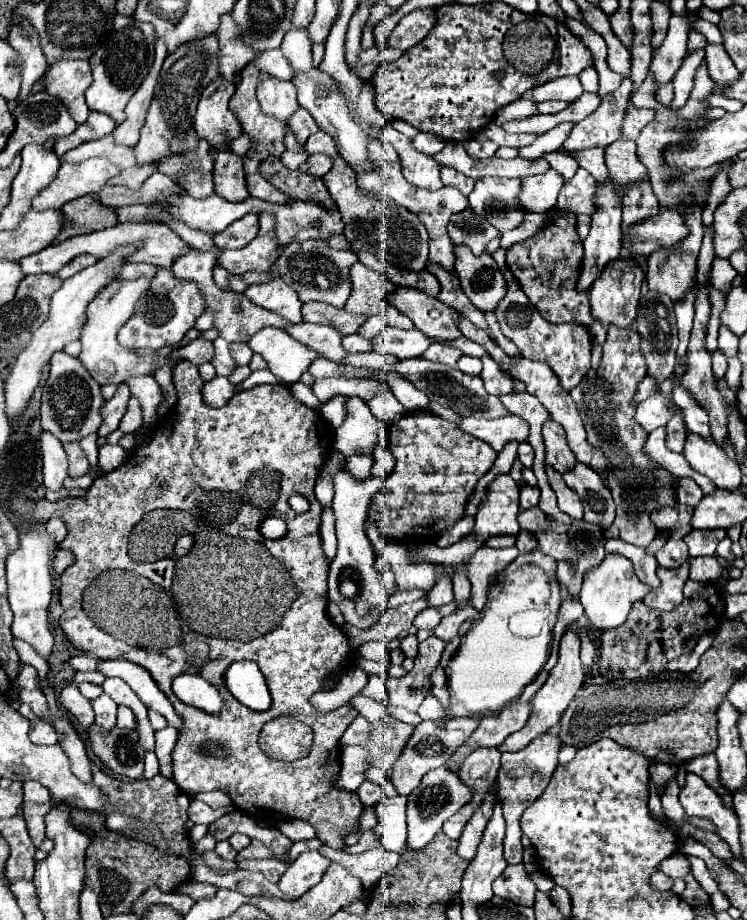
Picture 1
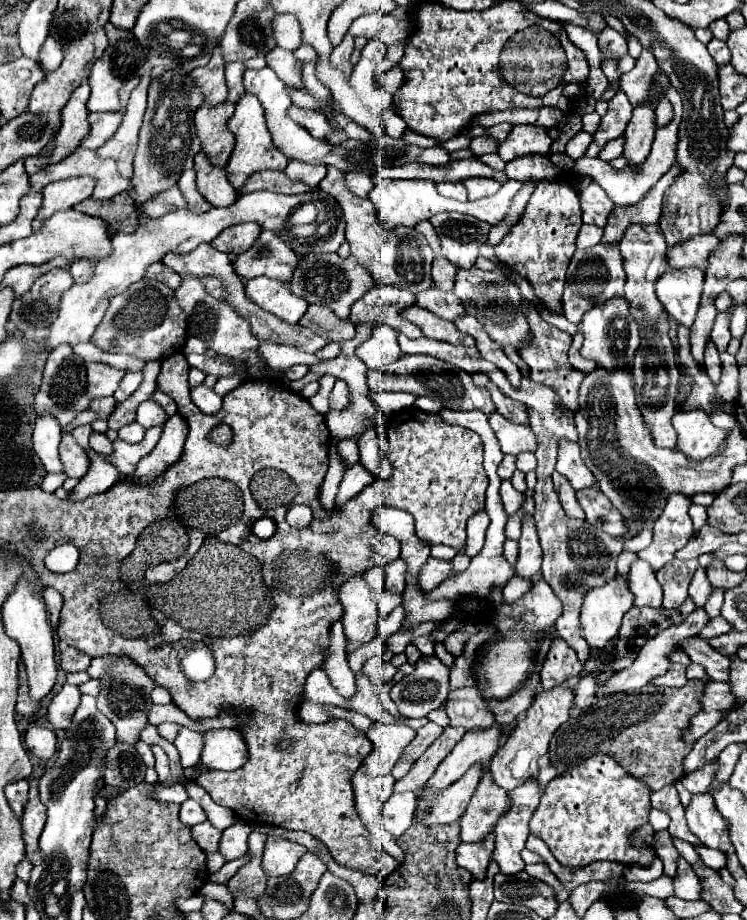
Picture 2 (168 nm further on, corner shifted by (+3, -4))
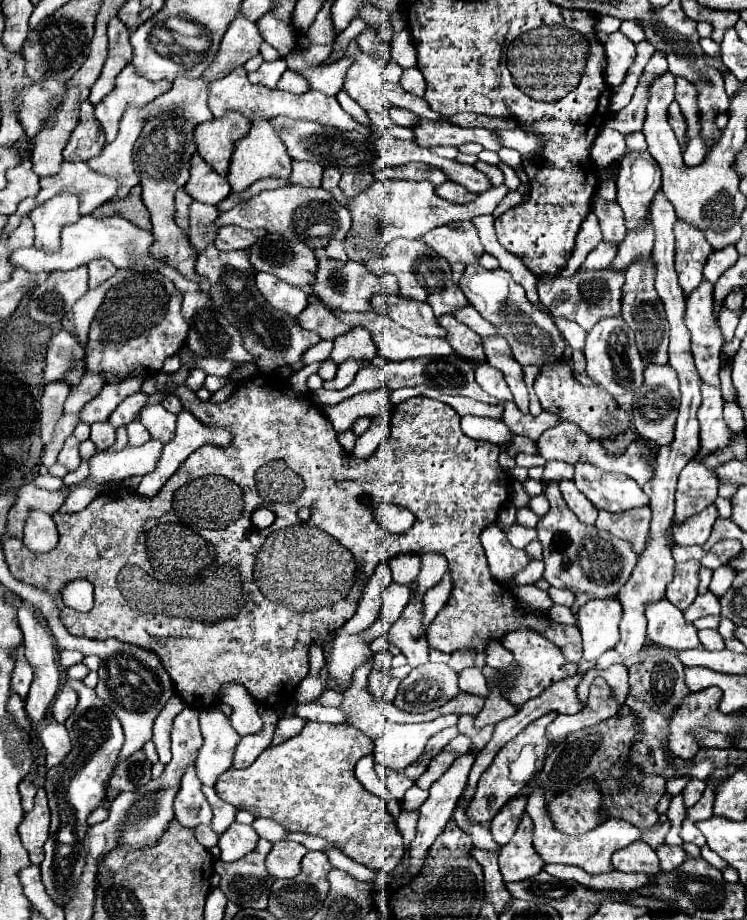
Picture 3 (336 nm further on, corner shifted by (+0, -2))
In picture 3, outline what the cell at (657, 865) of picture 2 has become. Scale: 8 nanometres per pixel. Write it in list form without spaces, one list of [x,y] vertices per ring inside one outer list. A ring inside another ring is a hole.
[[[633,842],[633,846],[625,846],[613,854],[613,868],[619,872],[643,872],[643,874],[655,874],[659,870],[659,860],[655,850],[647,842]]]

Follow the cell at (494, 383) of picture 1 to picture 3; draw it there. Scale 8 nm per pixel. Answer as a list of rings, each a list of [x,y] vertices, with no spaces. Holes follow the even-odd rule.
[[[513,402],[505,404],[505,412],[503,412],[503,422],[505,426],[517,434],[517,436],[527,436],[531,440],[537,440],[545,430],[557,426],[557,416],[549,414],[549,412],[541,412],[539,416],[531,416],[531,414],[523,414],[521,410],[517,410],[517,406]]]

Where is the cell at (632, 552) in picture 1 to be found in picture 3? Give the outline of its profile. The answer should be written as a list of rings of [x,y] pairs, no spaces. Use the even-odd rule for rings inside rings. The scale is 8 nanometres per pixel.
[[[661,600],[661,602],[647,604],[645,616],[649,620],[649,626],[647,626],[649,640],[675,650],[701,648],[695,626],[689,624],[683,618],[683,612],[677,610],[671,602]]]

